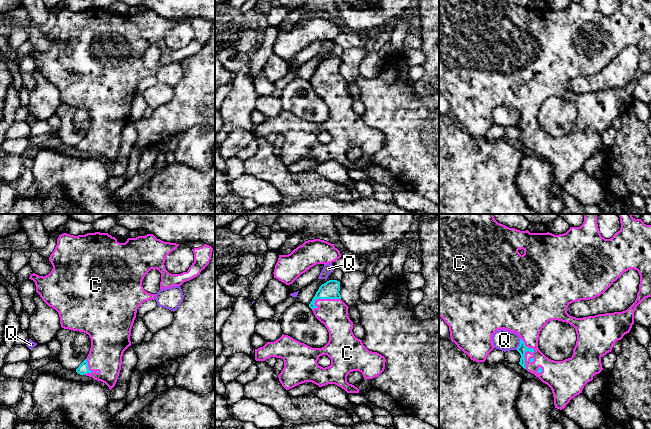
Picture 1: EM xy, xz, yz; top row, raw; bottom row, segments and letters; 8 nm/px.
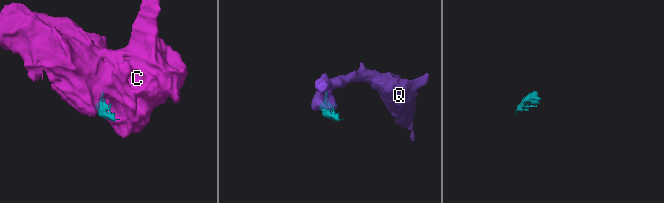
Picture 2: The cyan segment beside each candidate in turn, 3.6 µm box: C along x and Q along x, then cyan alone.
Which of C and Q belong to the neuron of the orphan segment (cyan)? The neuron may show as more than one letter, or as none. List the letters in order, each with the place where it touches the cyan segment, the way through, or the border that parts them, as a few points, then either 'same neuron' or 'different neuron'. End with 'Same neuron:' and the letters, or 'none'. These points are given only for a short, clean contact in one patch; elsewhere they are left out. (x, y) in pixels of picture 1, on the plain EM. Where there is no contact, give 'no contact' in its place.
C: meets cyan in yz at (524, 129); same neuron
Q: meets cyan in yz at (520, 120); border along yz (520, 114), (520, 120), (516, 125); different neuron
Same neuron: C

